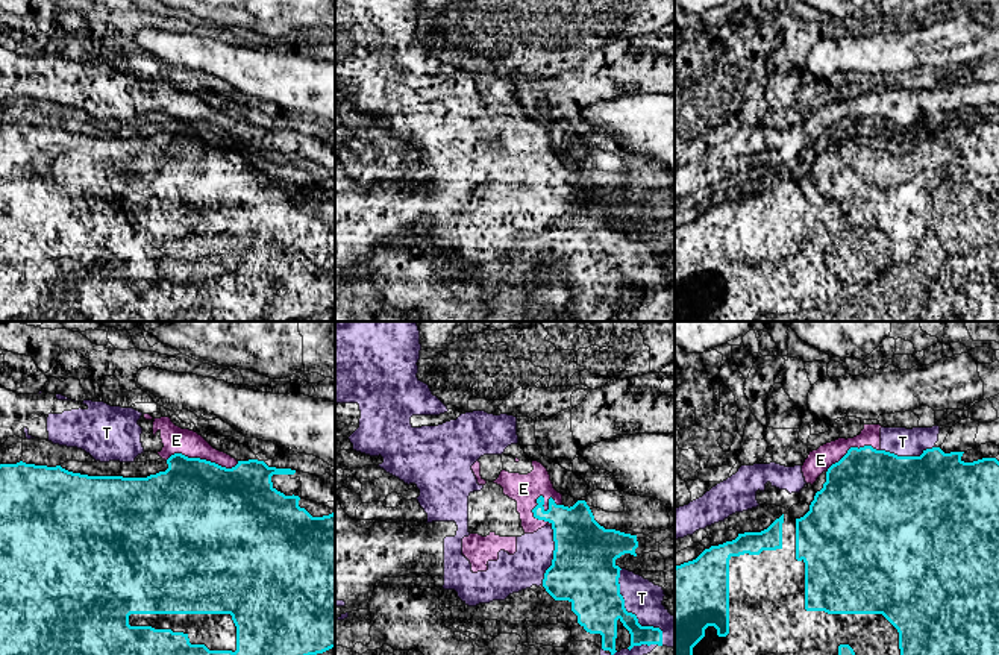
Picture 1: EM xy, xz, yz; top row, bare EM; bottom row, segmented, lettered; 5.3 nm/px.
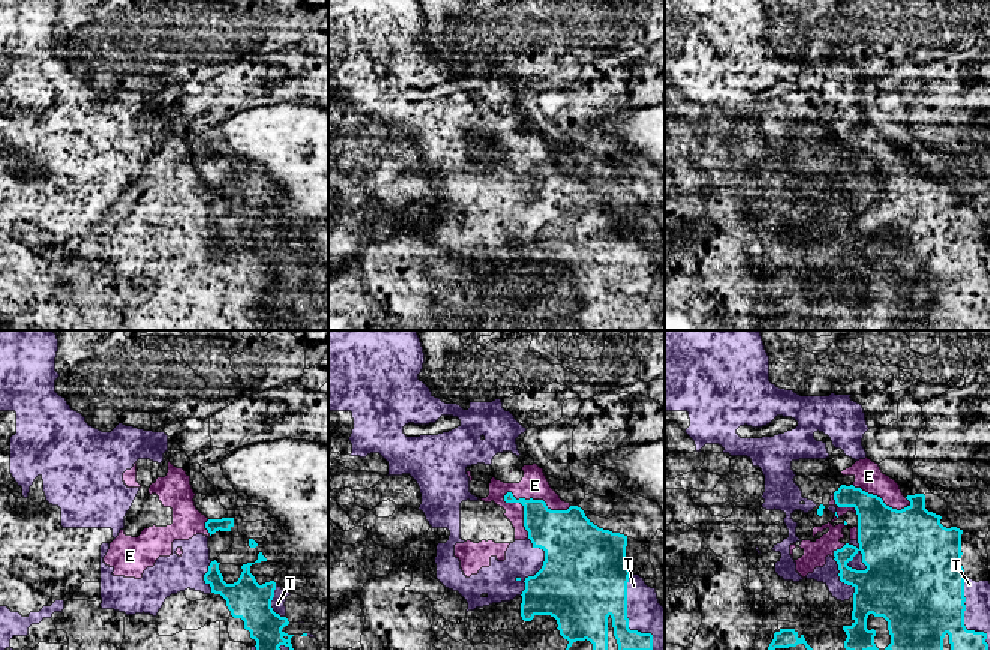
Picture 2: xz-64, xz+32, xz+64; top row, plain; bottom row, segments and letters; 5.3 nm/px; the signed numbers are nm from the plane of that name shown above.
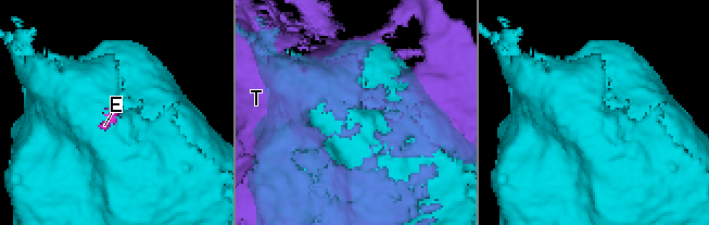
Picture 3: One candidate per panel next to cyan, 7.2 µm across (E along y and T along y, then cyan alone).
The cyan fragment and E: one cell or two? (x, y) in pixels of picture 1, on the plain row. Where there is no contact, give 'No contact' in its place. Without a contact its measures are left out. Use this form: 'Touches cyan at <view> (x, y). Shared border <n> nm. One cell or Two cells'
Touches cyan at xz (534, 175). Shared border 180 nm. One cell

